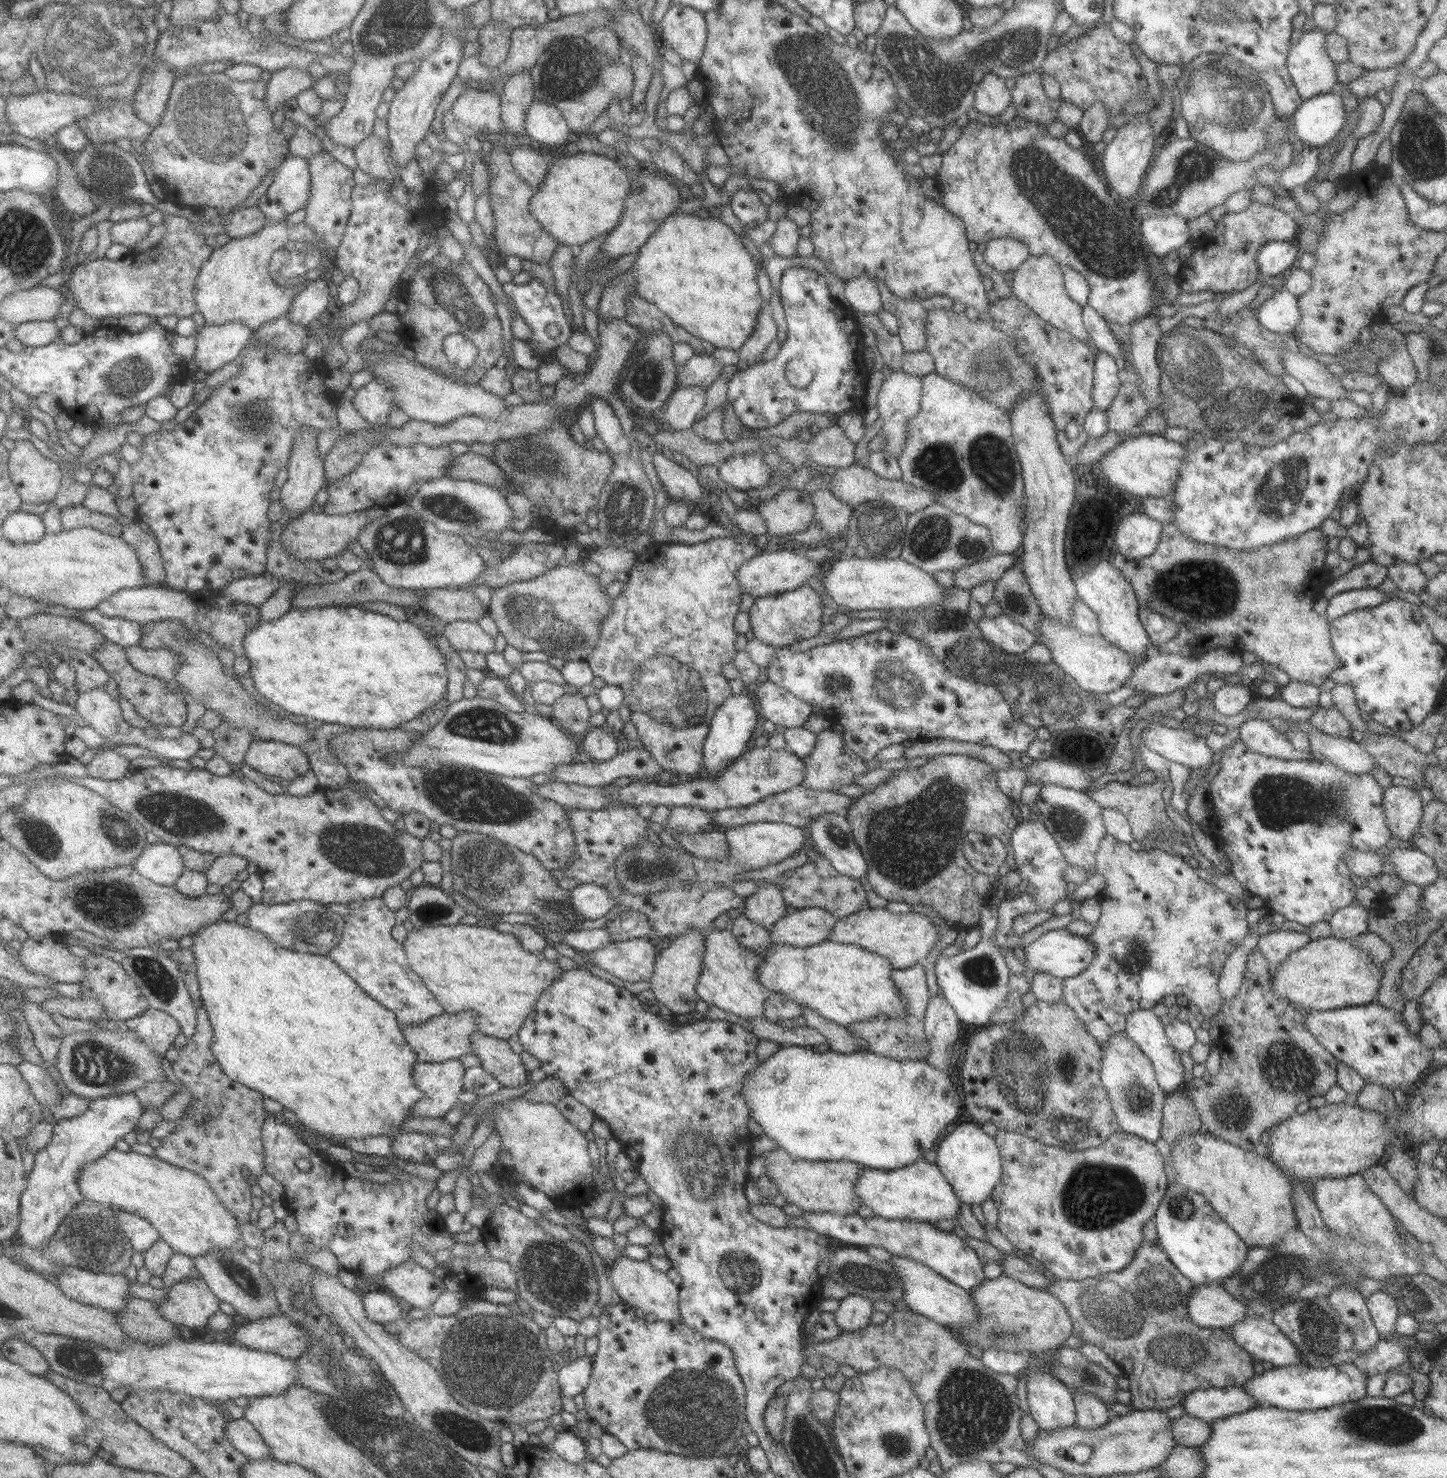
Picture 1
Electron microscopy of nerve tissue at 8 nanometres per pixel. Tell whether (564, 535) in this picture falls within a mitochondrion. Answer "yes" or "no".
no

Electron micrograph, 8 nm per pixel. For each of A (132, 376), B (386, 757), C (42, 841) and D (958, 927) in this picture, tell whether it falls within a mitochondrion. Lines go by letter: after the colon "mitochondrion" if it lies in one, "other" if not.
A: mitochondrion
B: other
C: mitochondrion
D: other

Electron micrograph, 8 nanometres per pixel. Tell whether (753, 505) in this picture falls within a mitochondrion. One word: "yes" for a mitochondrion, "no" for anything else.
no

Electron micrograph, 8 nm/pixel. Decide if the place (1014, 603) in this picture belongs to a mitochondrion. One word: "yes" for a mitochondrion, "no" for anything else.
no

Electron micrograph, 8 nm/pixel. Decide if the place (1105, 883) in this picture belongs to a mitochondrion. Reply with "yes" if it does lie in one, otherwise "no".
no

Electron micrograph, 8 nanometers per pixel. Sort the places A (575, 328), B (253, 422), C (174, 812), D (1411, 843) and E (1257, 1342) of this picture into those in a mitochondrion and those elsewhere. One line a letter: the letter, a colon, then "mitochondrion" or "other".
A: other
B: mitochondrion
C: mitochondrion
D: other
E: other

